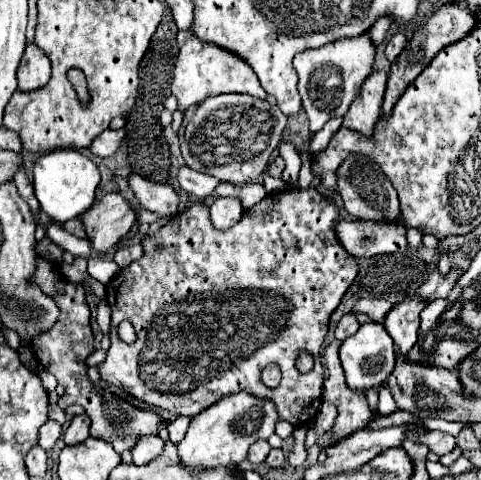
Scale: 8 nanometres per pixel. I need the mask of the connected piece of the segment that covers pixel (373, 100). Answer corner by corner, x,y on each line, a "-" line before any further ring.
375,70
367,76
367,82
363,82
363,88
355,102
351,102
347,114
343,116
343,126
357,130
365,136
373,134
375,122
381,118
381,102
385,92
387,72

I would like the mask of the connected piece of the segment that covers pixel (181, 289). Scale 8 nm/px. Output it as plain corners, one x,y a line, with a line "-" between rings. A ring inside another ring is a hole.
287,188
277,194
267,194
229,230
213,228
205,204
193,204
187,212
171,218
157,234
143,240
143,258
123,268
105,286
107,304
111,306
111,348
105,362
99,364
101,378
123,388
137,400
175,416
193,418
219,402
219,398
247,392
275,402
279,420
293,426
303,426
313,420
321,406
321,346
329,316
339,306
357,274
355,258
343,252
337,242
333,230
335,220
335,204
313,188
-
121,320
133,324
137,334
133,344
125,344
117,334
-
301,348
315,358
313,372
307,376
299,374
295,368
295,356
-
267,364
277,364
283,374
281,384
273,390
259,382
261,368

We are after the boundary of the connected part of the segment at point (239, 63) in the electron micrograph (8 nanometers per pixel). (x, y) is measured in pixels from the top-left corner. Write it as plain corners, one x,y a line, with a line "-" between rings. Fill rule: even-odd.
189,30
177,32
177,44
179,44
179,54
175,62
175,74
173,74
173,96
179,102
179,110
185,112
189,106
203,102
209,96
225,94
225,92
243,92
255,98
265,100
267,92
261,88
257,74
247,66
239,56
211,44
199,42

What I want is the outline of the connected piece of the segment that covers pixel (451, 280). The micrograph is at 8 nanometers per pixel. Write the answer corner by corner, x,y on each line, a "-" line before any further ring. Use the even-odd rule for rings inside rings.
435,270
435,272
425,280
425,284
417,290
417,296
423,298
425,302
433,302
433,300
437,300
437,298
447,298
459,276
461,276
461,272
451,270
445,278
441,278
439,272

